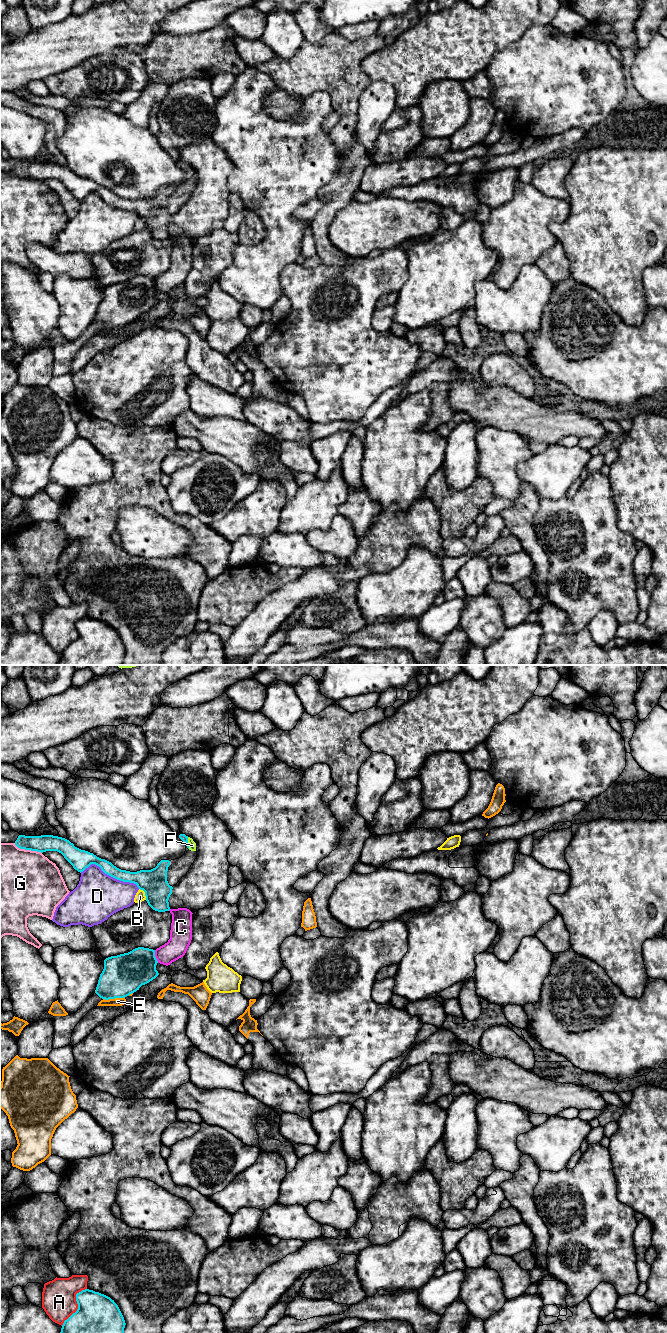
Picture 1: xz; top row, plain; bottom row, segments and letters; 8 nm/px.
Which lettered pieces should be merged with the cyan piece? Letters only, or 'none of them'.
F

